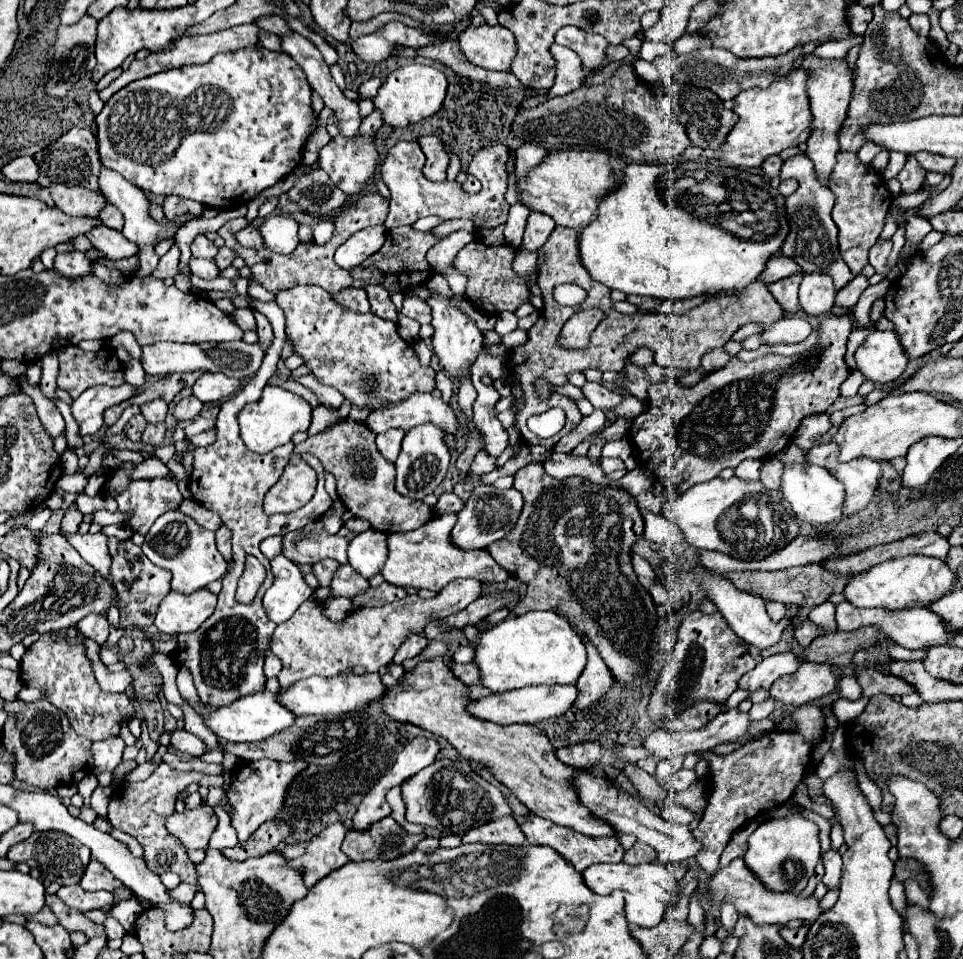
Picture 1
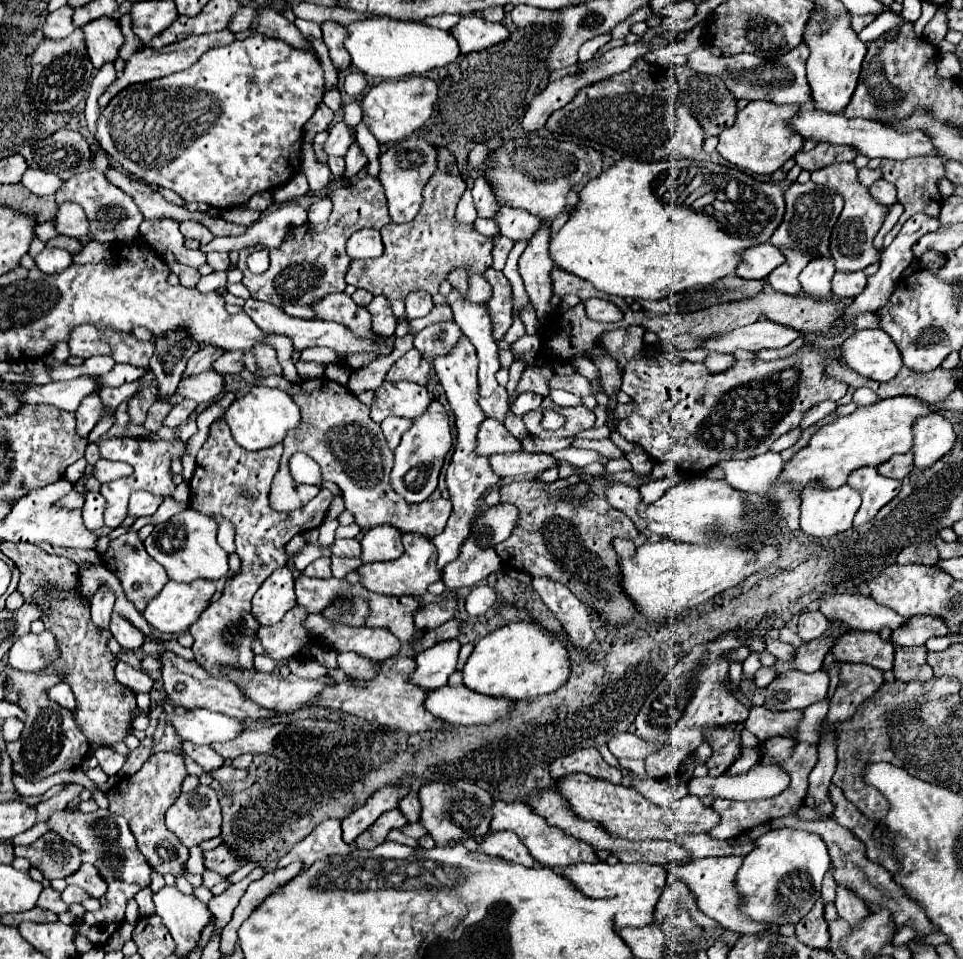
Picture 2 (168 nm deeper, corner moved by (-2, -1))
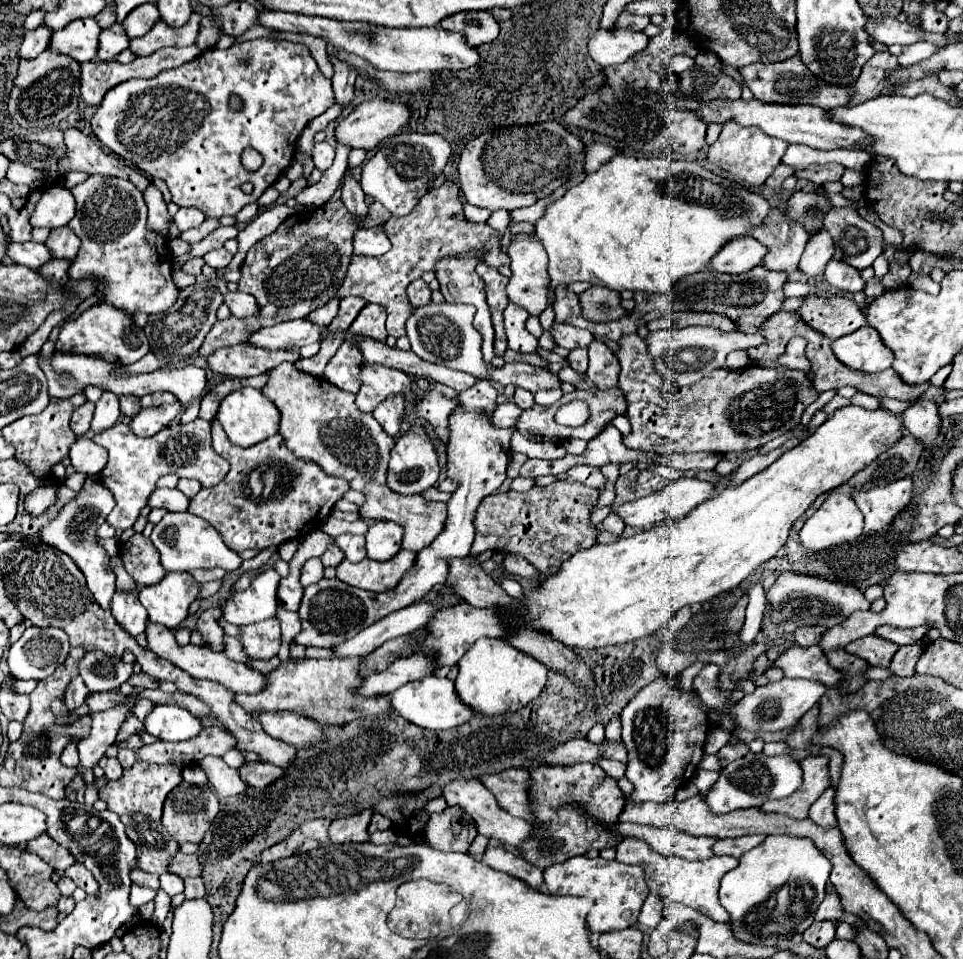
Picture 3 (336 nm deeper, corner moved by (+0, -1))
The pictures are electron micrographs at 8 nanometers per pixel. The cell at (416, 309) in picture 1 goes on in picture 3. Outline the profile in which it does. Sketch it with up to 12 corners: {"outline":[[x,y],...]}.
{"outline":[[416,279],[408,285],[412,309],[430,303],[430,287]]}

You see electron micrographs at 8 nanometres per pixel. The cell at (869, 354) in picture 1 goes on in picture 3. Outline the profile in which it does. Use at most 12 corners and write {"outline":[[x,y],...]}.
{"outline":[[870,325],[832,341],[844,365],[890,369],[894,353]]}

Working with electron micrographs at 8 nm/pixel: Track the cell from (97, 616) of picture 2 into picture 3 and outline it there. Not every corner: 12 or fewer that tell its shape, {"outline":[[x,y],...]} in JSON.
{"outline":[[88,477],[82,491],[40,531],[74,559],[102,609],[116,575],[96,545],[112,493]]}

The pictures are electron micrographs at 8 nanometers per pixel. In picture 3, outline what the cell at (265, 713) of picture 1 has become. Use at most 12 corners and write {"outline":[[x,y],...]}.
{"outline":[[154,705],[144,729],[162,741],[202,733],[202,719],[176,705]]}

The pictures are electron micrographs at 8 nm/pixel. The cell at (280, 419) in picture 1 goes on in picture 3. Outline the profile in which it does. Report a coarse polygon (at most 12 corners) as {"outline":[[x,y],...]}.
{"outline":[[242,387],[216,419],[238,447],[276,435],[280,411],[260,389]]}

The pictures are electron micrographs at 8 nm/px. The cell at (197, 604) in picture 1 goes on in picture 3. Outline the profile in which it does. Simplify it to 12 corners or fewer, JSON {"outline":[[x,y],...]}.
{"outline":[[168,573],[138,599],[152,623],[176,631],[198,599],[190,573]]}

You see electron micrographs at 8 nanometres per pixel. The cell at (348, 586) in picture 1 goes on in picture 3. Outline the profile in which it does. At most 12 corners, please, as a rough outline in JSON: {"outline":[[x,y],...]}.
{"outline":[[336,545],[320,559],[326,567],[340,565],[344,553]]}

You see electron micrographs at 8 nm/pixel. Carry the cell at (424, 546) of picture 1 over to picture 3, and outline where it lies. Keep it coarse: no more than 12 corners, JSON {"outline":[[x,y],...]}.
{"outline":[[402,549],[392,561],[342,561],[338,579],[366,591],[394,589],[416,563]]}

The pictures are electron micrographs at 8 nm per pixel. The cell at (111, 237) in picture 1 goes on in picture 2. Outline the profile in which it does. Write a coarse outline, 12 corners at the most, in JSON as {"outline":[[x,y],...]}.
{"outline":[[78,203],[58,205],[56,231],[68,237],[88,235]]}

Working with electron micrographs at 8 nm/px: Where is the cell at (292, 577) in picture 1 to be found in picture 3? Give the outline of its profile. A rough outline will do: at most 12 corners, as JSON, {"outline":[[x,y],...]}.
{"outline":[[264,569],[224,603],[224,619],[248,625],[272,619],[280,575]]}

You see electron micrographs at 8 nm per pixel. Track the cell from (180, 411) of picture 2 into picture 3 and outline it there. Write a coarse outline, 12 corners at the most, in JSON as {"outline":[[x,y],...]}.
{"outline":[[160,405],[142,409],[130,429],[140,437],[172,425],[182,405]]}

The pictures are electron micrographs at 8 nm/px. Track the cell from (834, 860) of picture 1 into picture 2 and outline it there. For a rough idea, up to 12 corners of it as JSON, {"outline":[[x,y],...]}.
{"outline":[[842,885],[836,909],[852,927],[868,915],[864,901]]}

